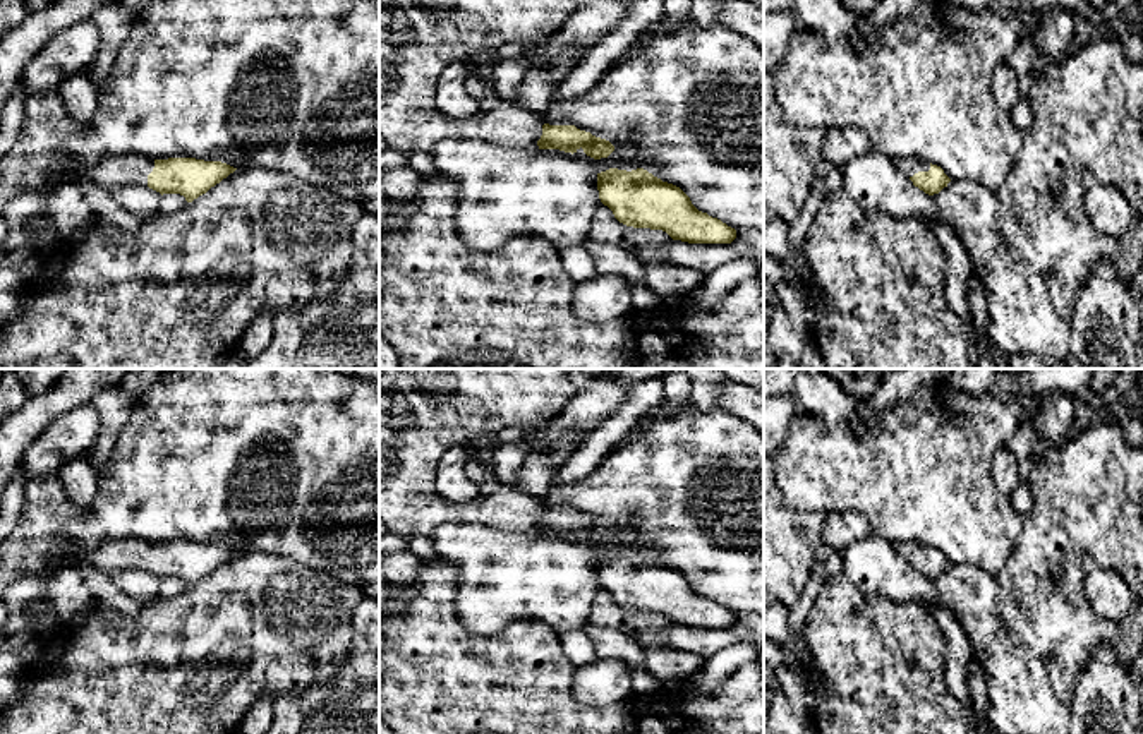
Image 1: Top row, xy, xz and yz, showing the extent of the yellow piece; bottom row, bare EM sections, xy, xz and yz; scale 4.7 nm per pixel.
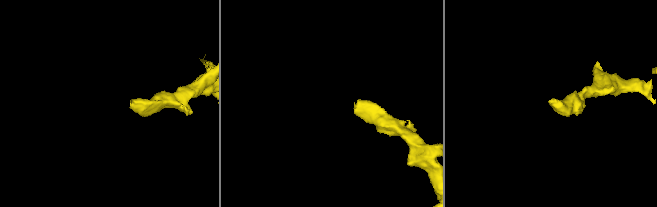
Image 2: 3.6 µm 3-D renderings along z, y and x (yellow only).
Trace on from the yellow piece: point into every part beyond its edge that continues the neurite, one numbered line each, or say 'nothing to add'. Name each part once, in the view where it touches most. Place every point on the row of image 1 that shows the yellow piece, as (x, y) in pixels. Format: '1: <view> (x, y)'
1: yz (908, 167)

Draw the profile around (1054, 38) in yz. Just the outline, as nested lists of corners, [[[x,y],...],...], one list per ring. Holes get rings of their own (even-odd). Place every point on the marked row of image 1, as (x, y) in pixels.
[[[1047,9],[1038,14],[1040,26],[1031,43],[1040,60],[1061,60],[1074,48],[1074,17],[1062,9]]]

